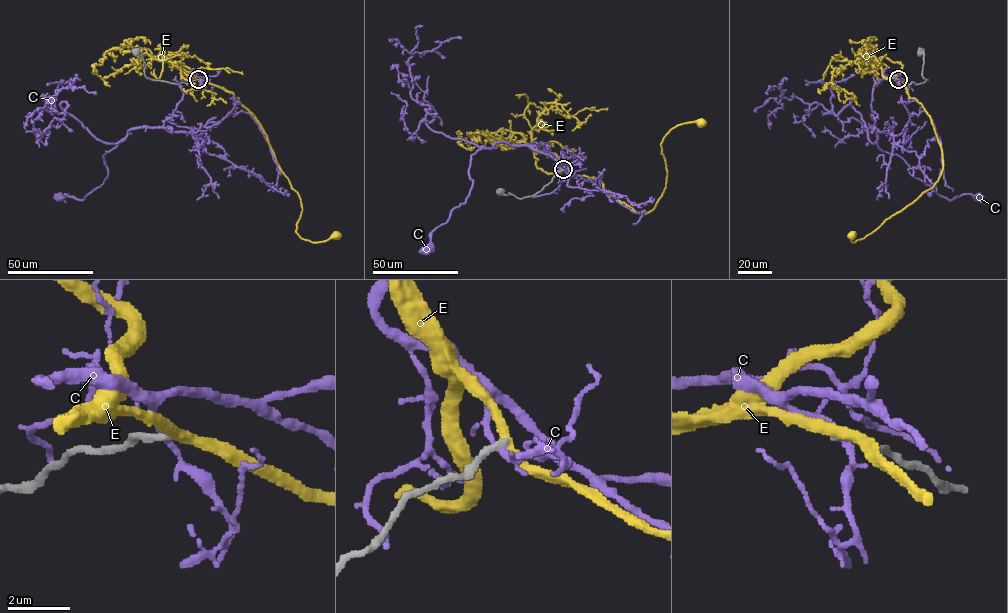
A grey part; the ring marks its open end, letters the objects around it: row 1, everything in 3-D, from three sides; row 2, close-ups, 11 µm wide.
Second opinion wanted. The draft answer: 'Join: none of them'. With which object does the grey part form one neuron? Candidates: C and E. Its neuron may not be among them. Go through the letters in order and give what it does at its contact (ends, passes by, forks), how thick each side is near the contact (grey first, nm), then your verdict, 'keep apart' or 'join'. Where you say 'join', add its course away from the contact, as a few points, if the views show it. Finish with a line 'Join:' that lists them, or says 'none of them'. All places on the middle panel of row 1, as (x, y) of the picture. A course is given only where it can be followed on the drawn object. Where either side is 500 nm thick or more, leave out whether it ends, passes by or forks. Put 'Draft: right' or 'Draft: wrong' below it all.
C: it forks | 260/160 nm | keep apart
E: it passes by | 240/320 nm | keep apart
Join: none of them
Draft: right

